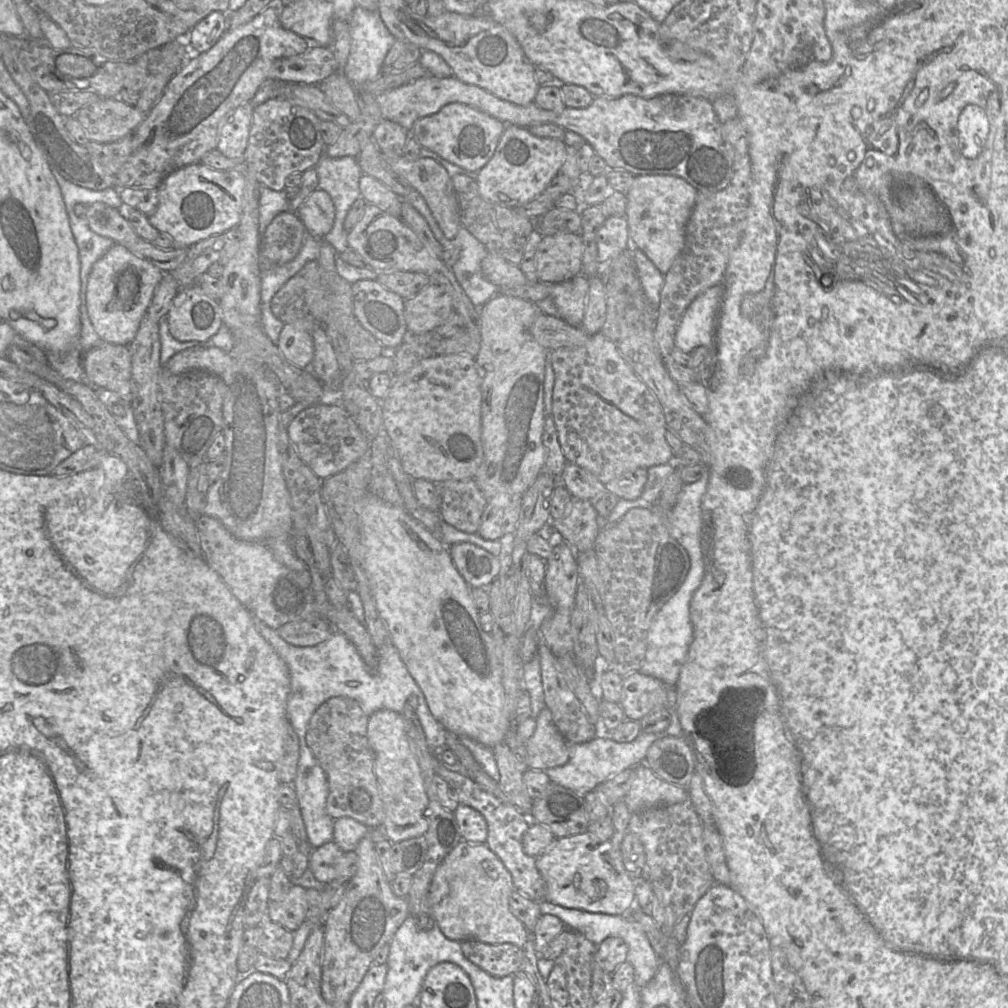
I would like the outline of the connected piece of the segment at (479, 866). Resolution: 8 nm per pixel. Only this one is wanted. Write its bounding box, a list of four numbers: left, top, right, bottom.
[429,841,531,948]

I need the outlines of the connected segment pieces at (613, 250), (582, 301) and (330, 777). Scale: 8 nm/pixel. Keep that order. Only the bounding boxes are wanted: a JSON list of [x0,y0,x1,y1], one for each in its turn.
[[596,216,632,264],[550,274,589,327],[305,697,384,828]]

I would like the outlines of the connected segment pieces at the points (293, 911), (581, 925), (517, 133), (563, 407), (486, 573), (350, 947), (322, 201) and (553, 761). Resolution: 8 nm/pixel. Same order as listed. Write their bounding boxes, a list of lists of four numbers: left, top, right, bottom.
[[267,885,308,932],[539,899,661,989],[475,125,567,208],[548,333,674,485],[448,542,500,588],[321,832,409,1004],[295,189,335,239],[526,707,569,771]]

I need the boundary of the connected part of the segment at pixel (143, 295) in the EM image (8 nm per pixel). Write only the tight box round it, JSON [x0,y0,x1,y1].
[85,243,164,344]

